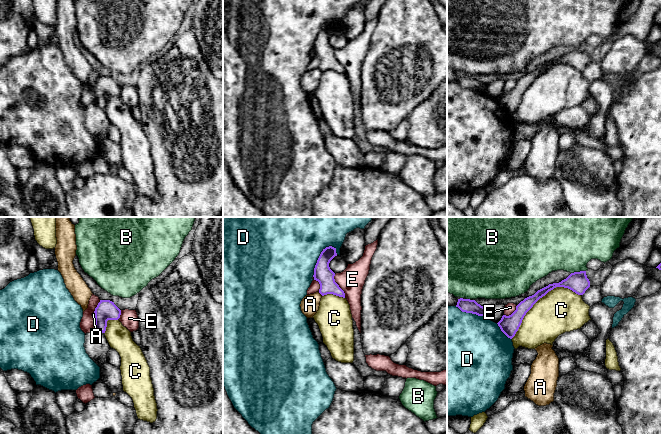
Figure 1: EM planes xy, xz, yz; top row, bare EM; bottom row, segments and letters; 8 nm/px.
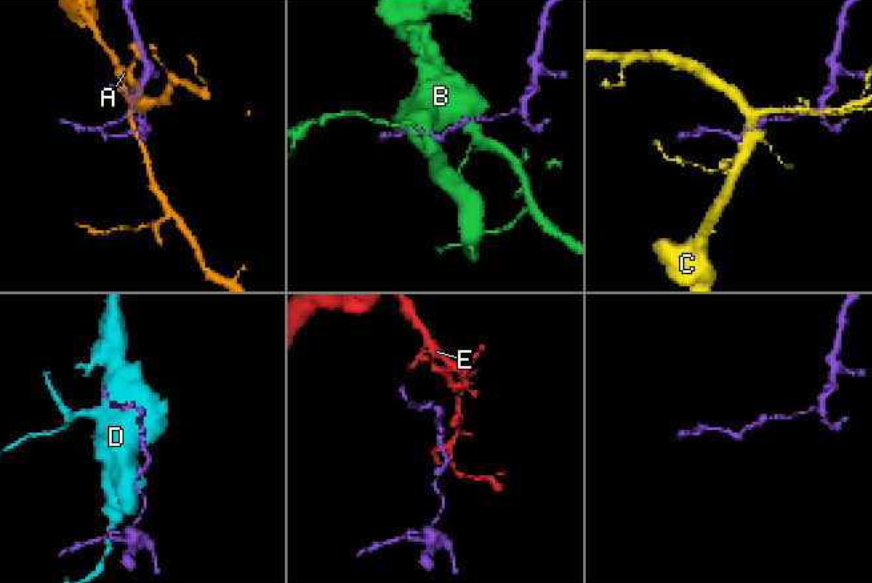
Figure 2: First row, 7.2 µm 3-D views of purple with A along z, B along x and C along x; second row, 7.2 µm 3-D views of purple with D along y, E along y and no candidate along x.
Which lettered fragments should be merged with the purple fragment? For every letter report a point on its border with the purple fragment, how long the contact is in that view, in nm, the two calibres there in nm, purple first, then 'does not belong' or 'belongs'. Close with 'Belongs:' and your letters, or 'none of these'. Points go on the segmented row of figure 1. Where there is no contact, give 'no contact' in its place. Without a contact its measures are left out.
A: xz (320, 293) | 50 nm | 150/150 nm | does not belong
B: yz (578, 272) | 120 nm | 160/440 nm | does not belong
C: yz (540, 297) | 650 nm | 100/360 nm | does not belong
D: xz (319, 257) | 300 nm | 150/480 nm | does not belong
E: xz (338, 285) | 200 nm | 150/200 nm | does not belong
Belongs: none of these

